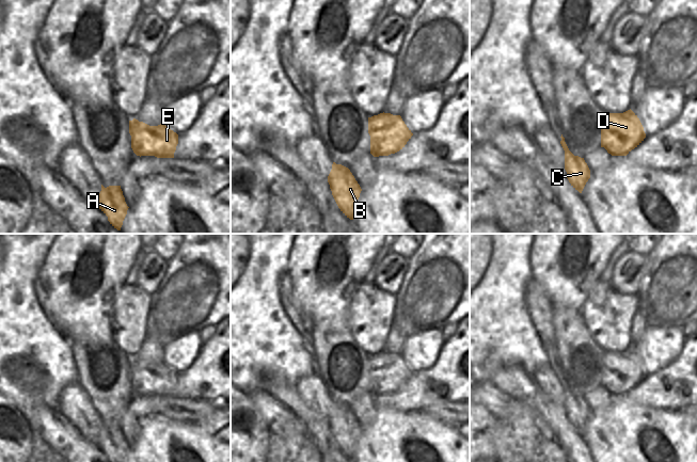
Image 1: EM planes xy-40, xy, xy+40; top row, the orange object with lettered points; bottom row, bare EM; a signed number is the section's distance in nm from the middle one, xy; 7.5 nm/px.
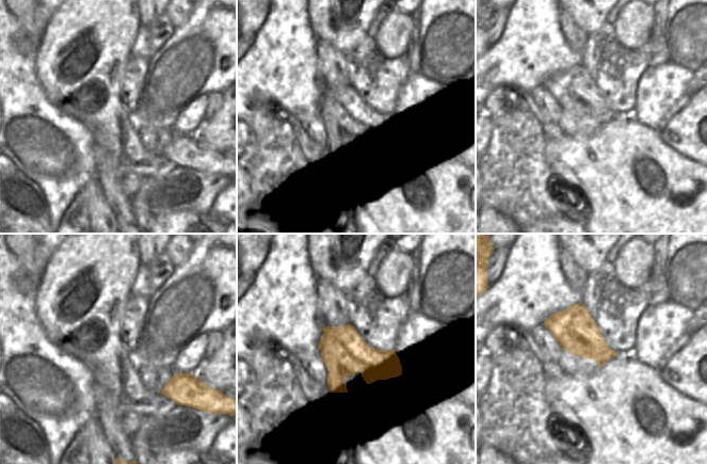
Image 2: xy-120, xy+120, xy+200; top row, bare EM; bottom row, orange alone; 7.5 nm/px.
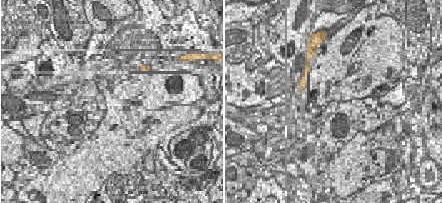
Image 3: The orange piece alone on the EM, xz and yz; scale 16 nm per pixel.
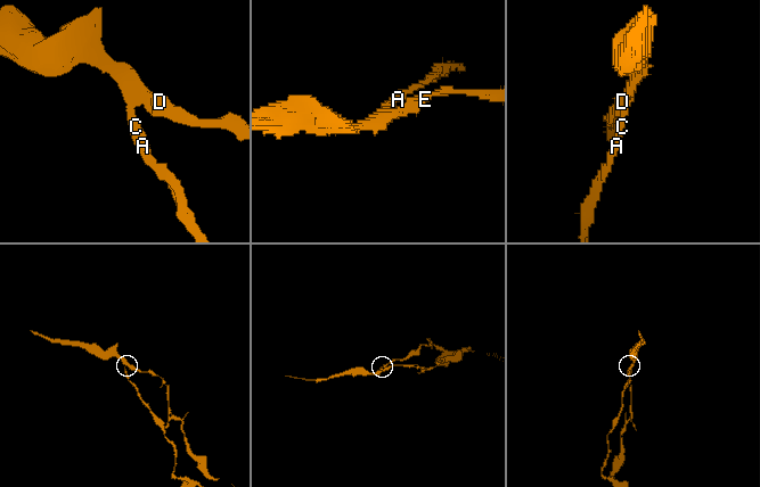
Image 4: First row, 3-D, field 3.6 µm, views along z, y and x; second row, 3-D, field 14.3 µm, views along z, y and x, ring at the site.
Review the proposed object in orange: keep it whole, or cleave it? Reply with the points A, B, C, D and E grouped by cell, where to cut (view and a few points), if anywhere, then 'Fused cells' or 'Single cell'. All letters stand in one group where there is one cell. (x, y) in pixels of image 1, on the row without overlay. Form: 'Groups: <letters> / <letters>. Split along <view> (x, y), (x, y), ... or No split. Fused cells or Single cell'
Groups: A B C / D E. Split along xy+40 (584, 400), (577, 402), (571, 400), (565, 405). Fused cells

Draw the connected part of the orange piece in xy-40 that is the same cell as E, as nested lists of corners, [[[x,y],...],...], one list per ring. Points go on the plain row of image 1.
[[[133,357],[129,360],[131,387],[137,395],[174,397],[178,373],[164,363],[149,365]]]

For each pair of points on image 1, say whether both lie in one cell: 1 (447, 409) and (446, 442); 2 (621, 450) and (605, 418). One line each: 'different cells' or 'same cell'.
1: different cells
2: same cell

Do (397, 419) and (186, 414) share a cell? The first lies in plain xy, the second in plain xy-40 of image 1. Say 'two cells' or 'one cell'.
two cells

